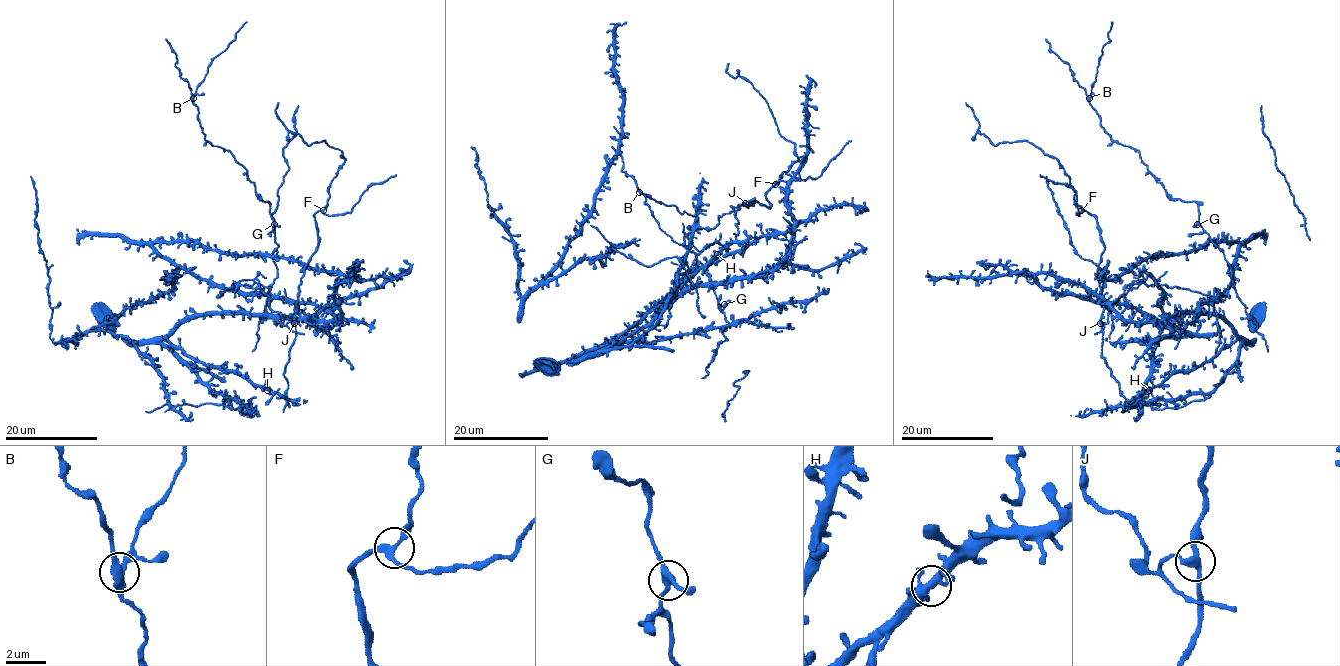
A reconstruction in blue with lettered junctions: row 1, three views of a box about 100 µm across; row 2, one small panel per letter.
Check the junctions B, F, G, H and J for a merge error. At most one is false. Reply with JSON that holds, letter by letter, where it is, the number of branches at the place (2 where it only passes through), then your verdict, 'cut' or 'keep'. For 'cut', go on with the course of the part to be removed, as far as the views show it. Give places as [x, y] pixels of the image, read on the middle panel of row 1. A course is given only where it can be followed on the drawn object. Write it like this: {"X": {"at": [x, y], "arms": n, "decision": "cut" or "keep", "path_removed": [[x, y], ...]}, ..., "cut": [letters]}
{"B": {"at": [639, 192], "arms": 3, "decision": "keep"}, "F": {"at": [775, 184], "arms": 3, "decision": "keep"}, "G": {"at": [724, 304], "arms": 3, "decision": "keep"}, "H": {"at": [717, 254], "arms": 3, "decision": "keep"}, "J": {"at": [745, 203], "arms": 3, "decision": "cut", "path_removed": [[746, 203], [719, 217], [712, 228], [698, 228], [687, 236], [703, 250], [674, 295], [669, 319], [663, 328]]}, "cut": ["J"]}

